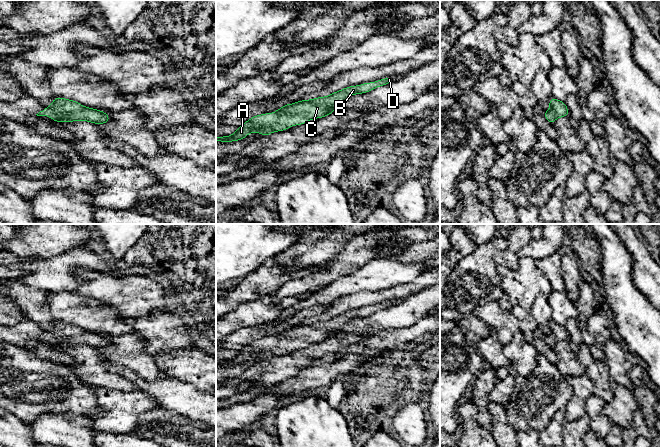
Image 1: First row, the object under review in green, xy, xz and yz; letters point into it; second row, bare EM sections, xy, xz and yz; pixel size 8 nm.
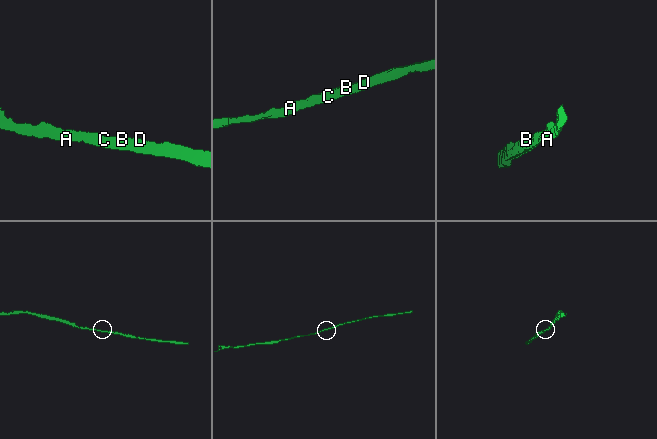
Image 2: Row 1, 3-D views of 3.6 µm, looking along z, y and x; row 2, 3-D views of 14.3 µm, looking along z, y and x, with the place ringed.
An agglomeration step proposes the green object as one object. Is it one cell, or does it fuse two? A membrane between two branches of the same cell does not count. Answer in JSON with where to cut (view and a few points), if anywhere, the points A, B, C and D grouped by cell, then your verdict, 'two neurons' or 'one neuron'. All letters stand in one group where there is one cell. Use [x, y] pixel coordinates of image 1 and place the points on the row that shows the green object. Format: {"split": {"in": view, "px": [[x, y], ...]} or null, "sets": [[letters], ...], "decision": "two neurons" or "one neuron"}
{"split": null, "sets": [["A", "B", "C", "D"]], "decision": "one neuron"}

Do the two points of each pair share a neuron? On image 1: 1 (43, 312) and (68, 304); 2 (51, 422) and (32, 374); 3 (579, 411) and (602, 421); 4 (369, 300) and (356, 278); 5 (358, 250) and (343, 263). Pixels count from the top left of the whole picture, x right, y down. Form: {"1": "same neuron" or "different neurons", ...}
{"1": "different neurons", "2": "different neurons", "3": "different neurons", "4": "different neurons", "5": "same neuron"}

